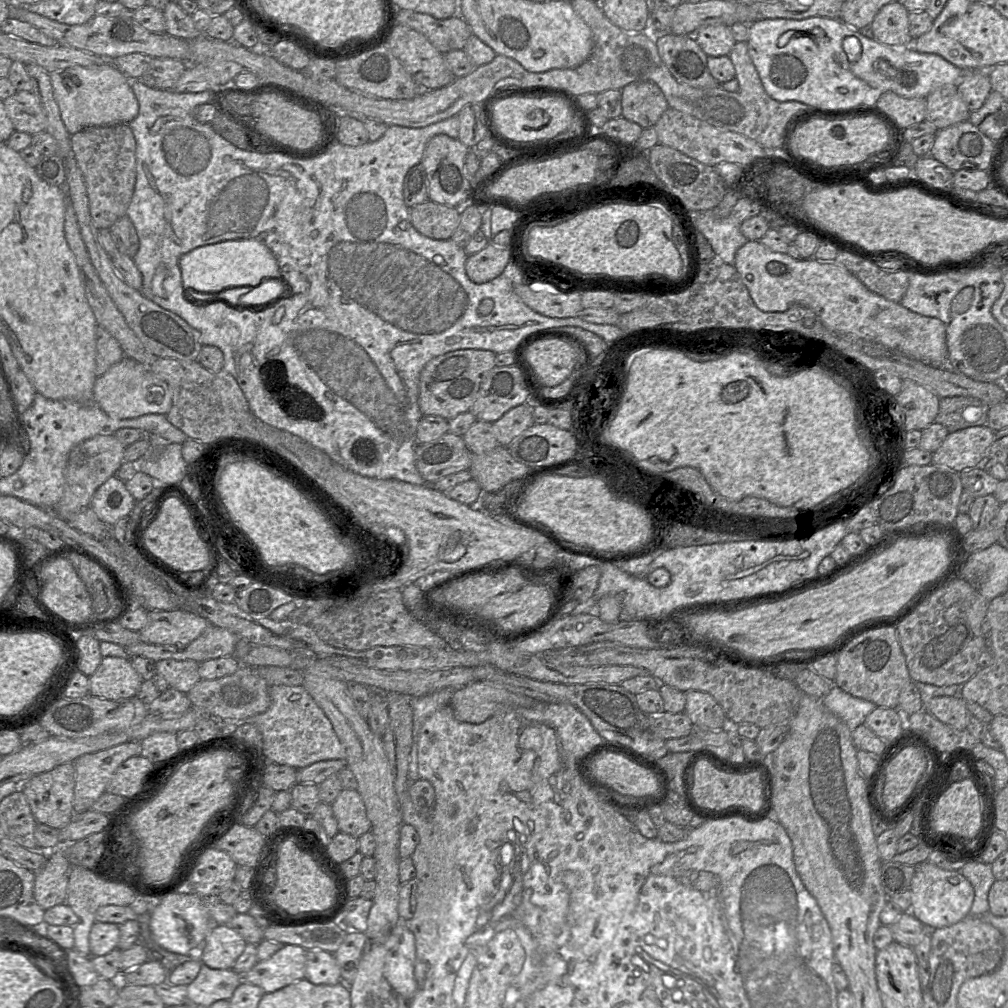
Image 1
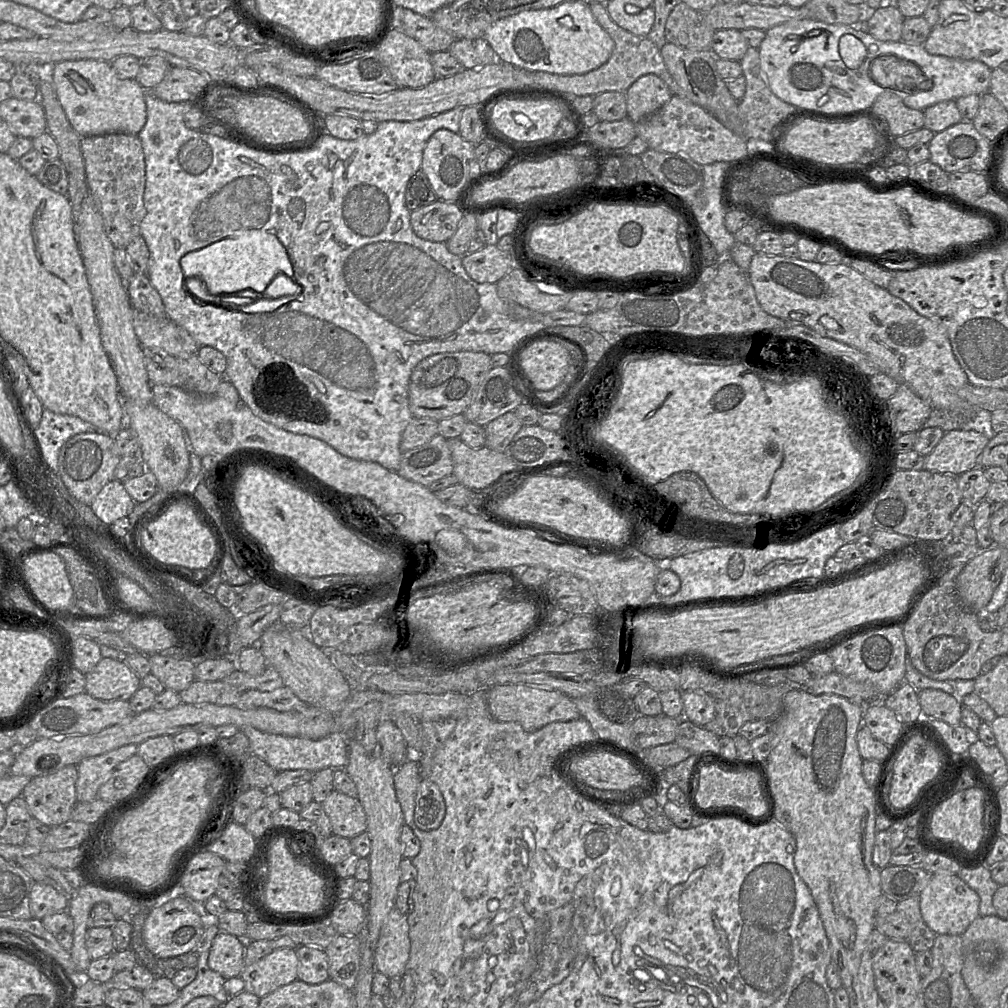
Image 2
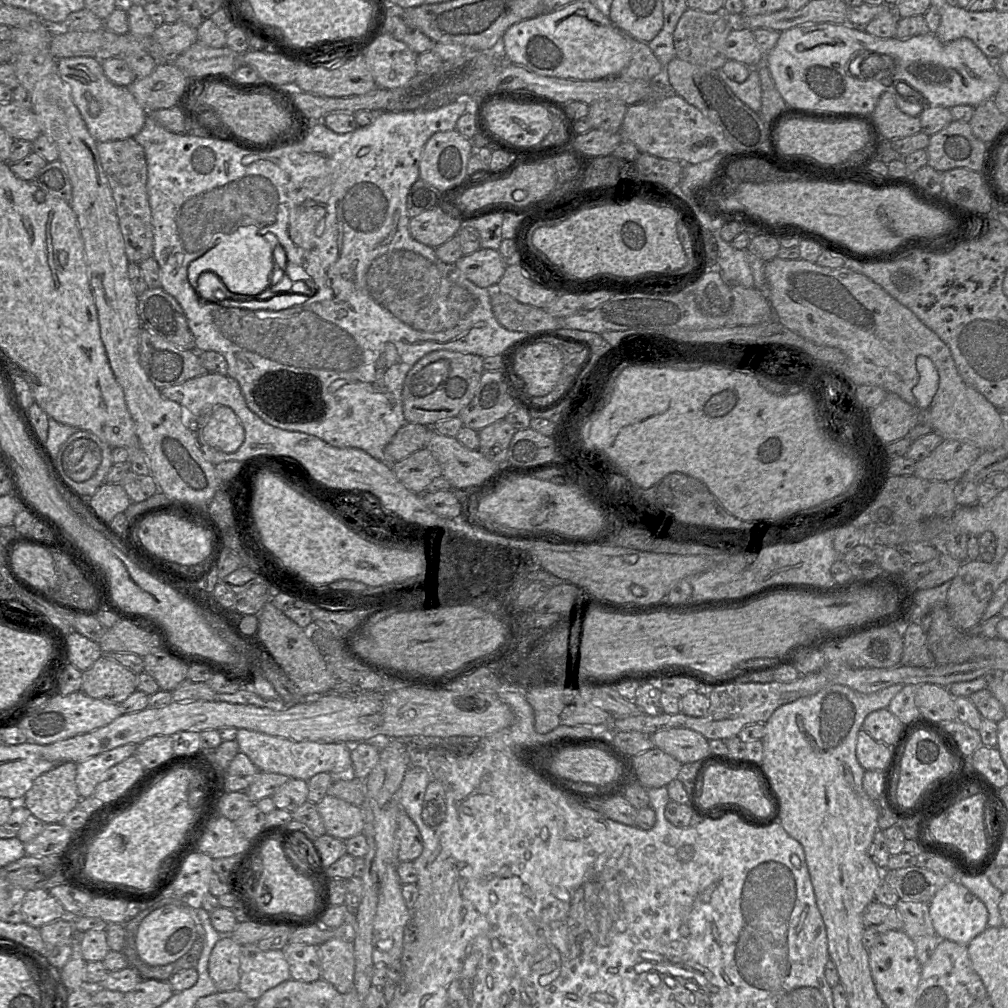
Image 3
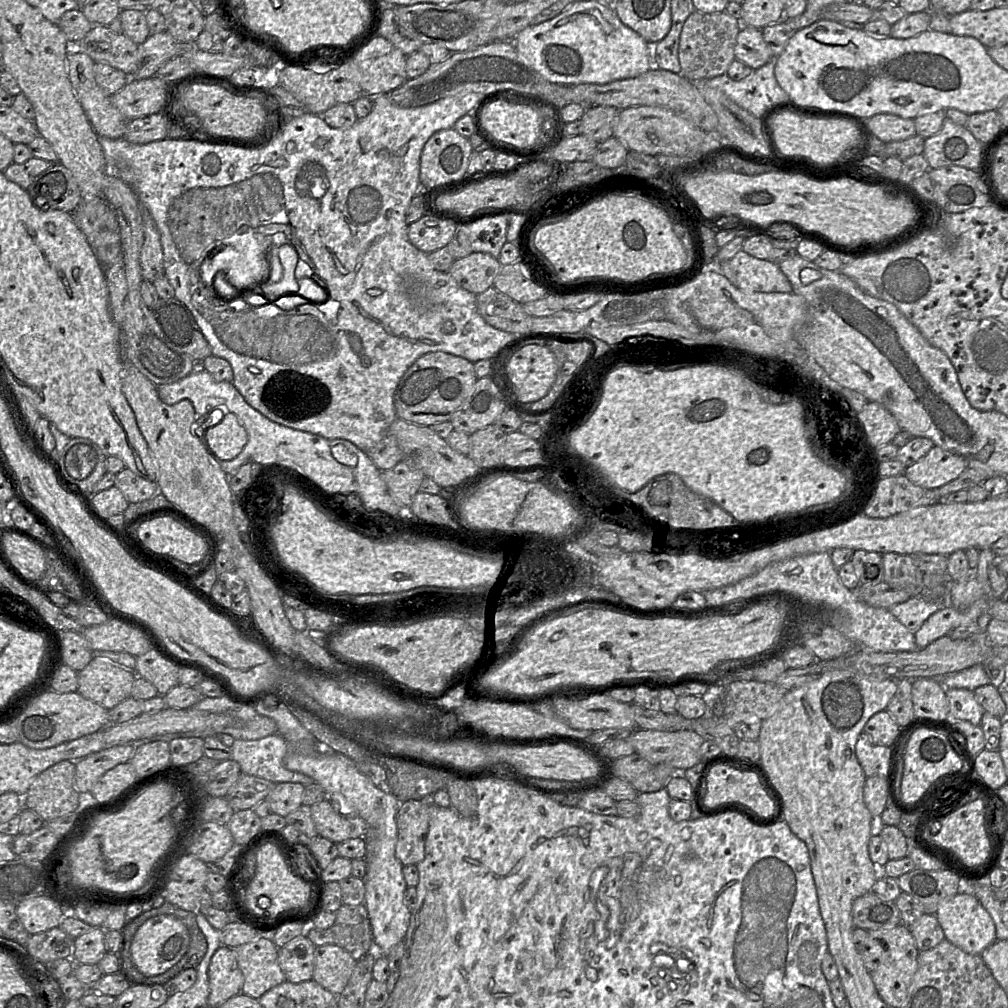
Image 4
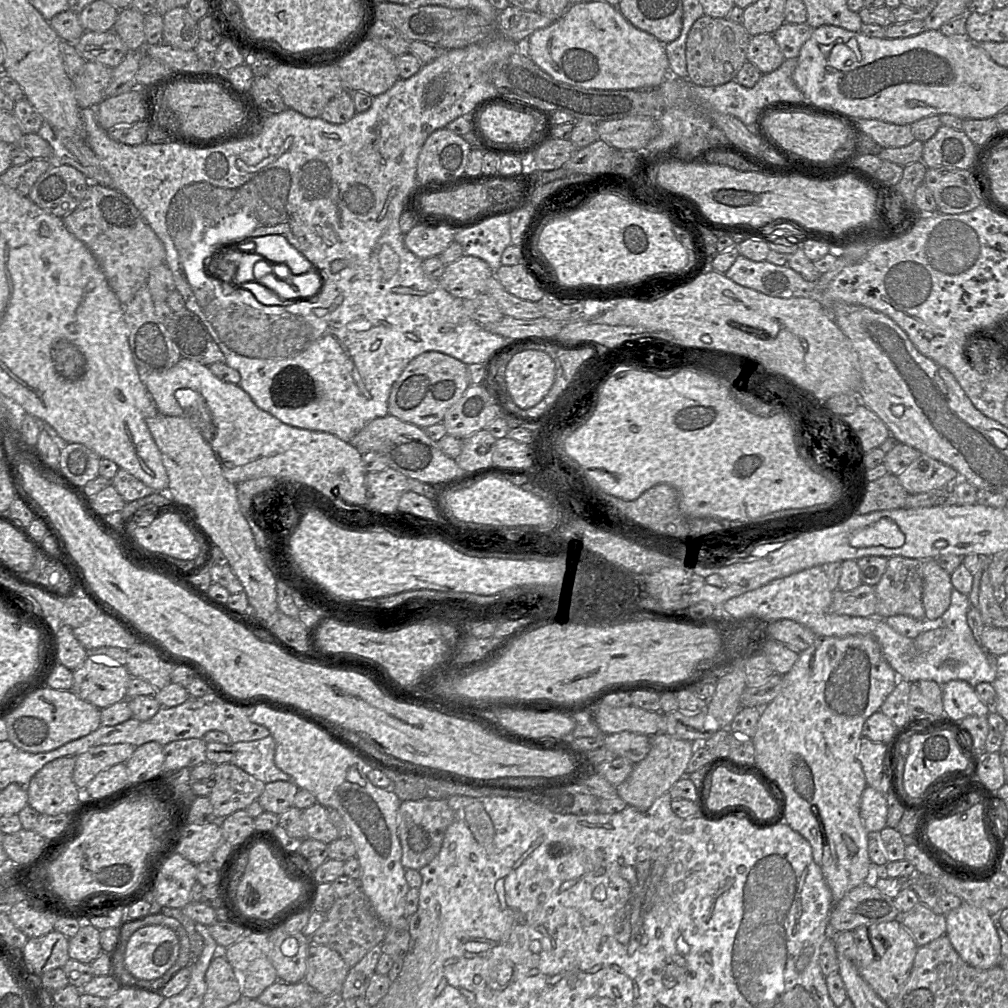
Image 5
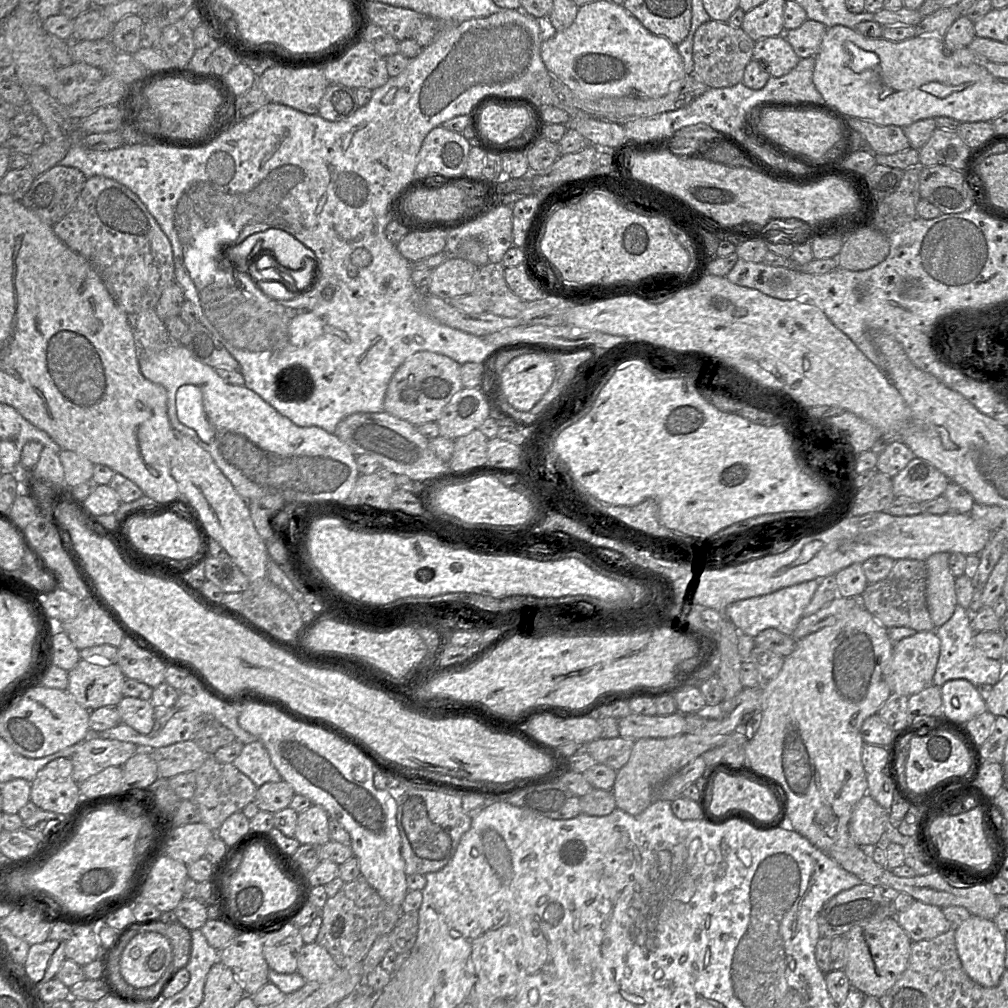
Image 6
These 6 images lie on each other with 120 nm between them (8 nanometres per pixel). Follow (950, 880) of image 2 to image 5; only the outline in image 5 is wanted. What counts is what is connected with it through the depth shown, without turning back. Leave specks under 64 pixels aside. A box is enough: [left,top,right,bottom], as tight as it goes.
[945,903,1001,970]

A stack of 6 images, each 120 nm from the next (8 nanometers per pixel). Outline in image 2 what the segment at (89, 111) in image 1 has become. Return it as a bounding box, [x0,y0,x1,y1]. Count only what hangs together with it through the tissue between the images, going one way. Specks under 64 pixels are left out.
[49,61,146,137]

